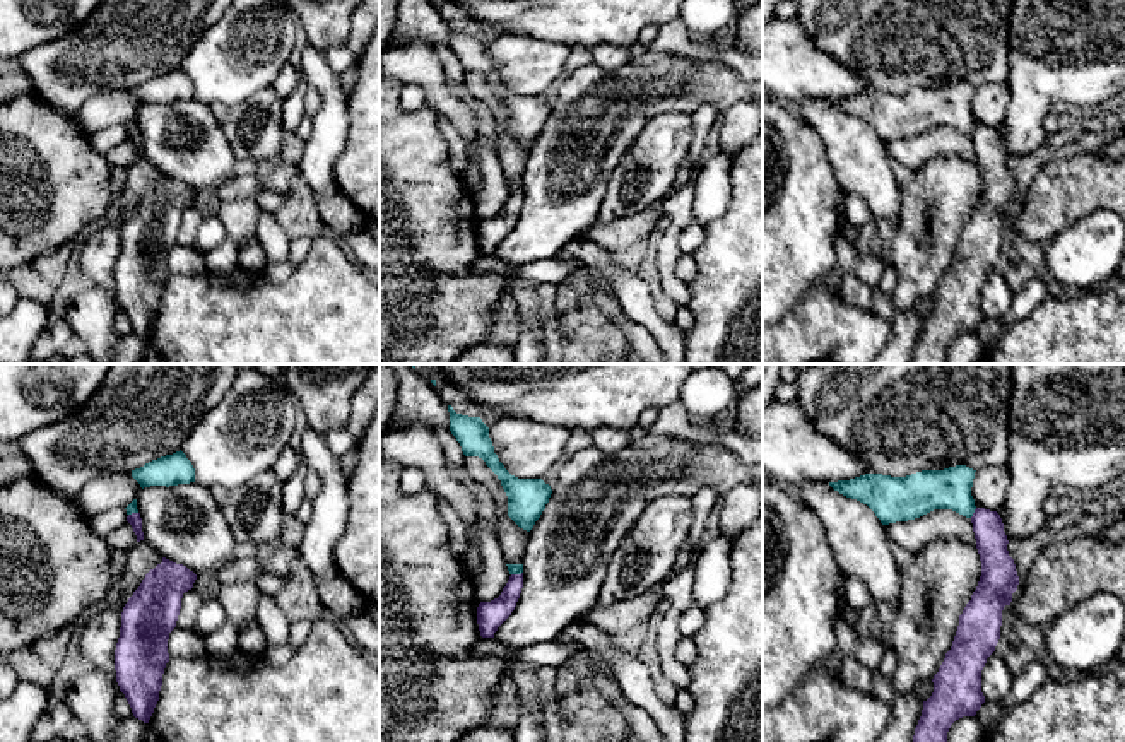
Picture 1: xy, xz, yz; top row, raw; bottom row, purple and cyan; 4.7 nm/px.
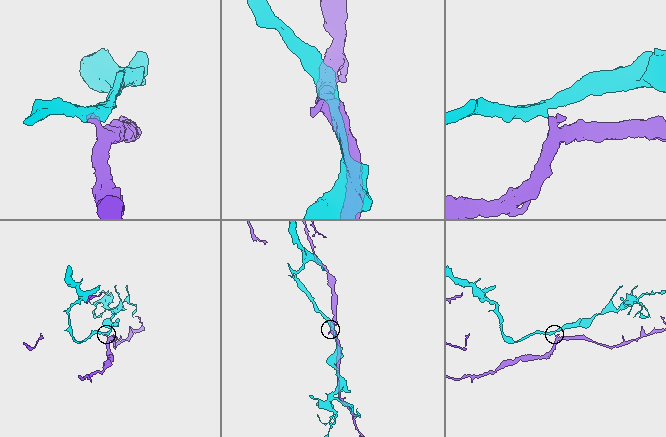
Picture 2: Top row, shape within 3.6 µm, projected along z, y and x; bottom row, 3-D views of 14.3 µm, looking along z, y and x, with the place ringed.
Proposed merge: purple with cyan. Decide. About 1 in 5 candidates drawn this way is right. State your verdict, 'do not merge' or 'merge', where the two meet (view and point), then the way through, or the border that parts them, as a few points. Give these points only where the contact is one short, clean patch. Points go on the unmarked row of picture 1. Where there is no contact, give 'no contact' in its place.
do not merge; meets purple in yz at (973, 130); border along yz (977, 125), (970, 134)

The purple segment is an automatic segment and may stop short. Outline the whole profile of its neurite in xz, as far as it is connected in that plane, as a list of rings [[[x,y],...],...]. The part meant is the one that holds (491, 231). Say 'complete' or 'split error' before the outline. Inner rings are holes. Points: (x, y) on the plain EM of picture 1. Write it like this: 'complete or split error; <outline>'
complete; [[[523,190],[511,191],[501,212],[477,224],[477,241],[482,255],[494,255],[498,244],[511,233],[523,205]]]

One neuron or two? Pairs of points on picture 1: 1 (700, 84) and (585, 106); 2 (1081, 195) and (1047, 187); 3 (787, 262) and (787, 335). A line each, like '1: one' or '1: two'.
1: one
2: one
3: two

